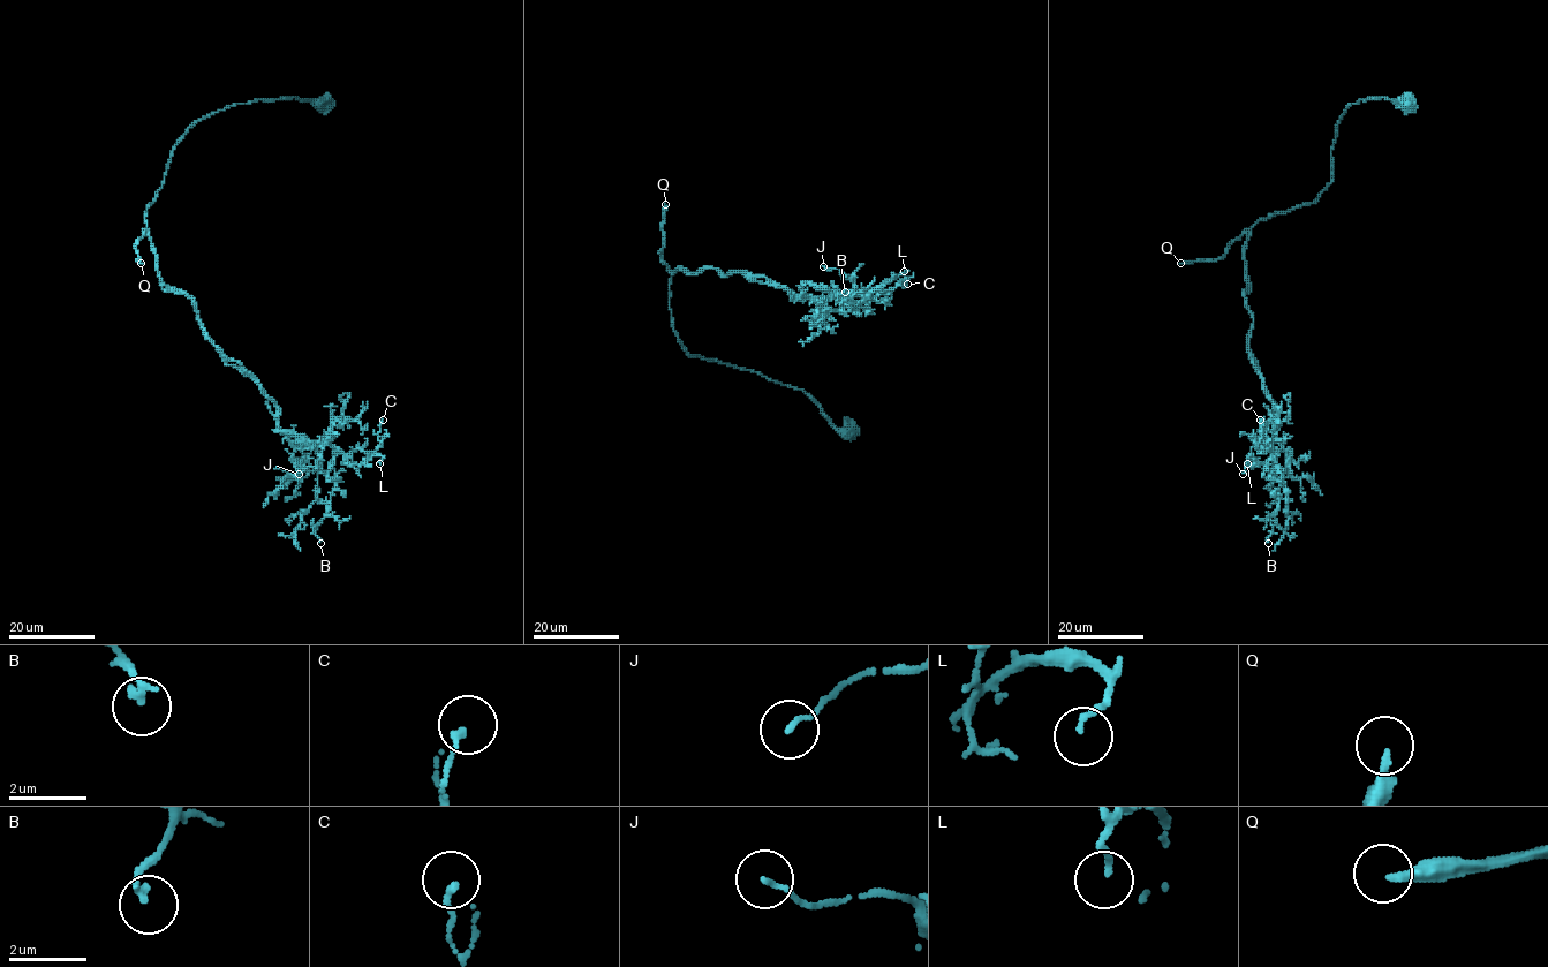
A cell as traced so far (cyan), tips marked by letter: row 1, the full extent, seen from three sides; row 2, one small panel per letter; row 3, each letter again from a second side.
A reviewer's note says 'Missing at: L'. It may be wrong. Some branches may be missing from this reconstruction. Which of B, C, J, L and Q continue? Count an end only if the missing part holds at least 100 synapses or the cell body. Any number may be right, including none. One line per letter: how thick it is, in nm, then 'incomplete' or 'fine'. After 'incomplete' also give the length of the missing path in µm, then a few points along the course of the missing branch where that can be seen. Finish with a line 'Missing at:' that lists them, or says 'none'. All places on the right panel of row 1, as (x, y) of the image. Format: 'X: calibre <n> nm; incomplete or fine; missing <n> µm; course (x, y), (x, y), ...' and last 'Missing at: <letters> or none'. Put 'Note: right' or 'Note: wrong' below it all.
B: calibre 200 nm; fine
C: calibre 160 nm; fine
J: calibre 100 nm; fine
L: calibre 120 nm; fine
Q: calibre 240 nm; incomplete; missing 80 µm
Missing at: Q
Note: wrong

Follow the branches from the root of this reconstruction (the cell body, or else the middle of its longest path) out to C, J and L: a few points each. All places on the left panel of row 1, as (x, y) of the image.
C: (323, 103), (198, 119), (148, 235), (160, 280), (279, 432), (374, 453), (383, 420)
J: (323, 103), (256, 99), (198, 119), (144, 218), (160, 280), (253, 376), (276, 429), (330, 440), (299, 474)
L: (323, 103), (256, 99), (198, 119), (144, 218), (160, 280), (253, 376), (276, 429), (379, 463)

